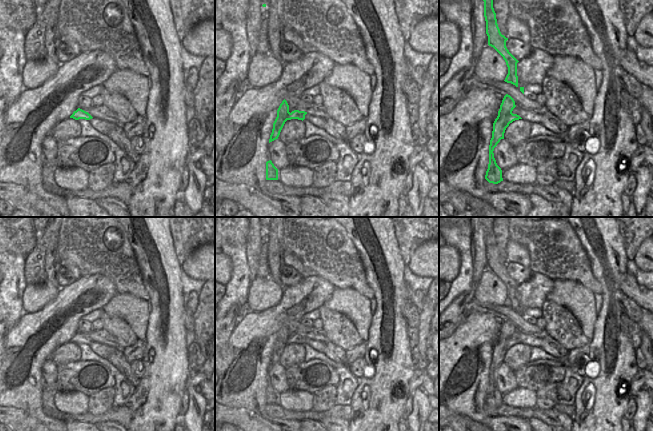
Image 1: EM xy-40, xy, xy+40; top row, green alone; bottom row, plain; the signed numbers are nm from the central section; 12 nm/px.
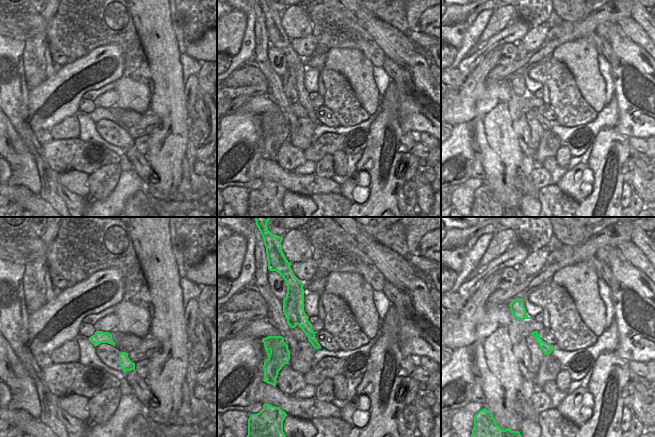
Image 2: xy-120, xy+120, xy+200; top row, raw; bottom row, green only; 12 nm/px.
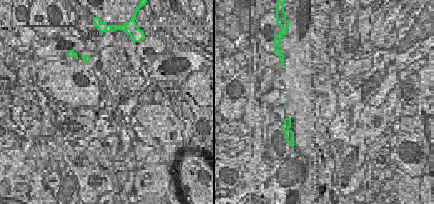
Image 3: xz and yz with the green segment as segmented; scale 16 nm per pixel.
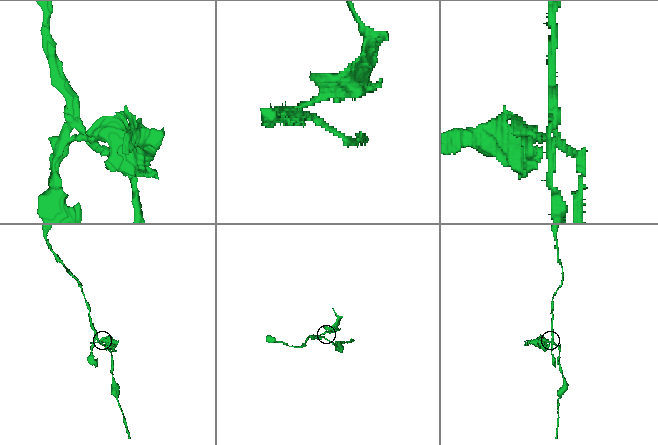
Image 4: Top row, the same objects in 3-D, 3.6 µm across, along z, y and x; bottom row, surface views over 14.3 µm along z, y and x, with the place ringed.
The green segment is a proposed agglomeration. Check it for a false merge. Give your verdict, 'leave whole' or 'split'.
split

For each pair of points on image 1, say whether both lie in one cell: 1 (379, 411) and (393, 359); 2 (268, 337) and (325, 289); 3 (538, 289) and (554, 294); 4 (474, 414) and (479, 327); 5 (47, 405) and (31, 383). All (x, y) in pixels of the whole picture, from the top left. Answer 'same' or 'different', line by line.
1: same
2: same
3: different
4: same
5: different

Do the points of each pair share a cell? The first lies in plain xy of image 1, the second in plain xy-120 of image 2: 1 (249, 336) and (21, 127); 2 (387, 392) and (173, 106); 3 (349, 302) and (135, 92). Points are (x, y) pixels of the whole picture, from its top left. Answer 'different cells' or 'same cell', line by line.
1: different cells
2: same cell
3: same cell

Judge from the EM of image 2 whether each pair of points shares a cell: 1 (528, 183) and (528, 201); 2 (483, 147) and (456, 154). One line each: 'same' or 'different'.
1: different
2: different

